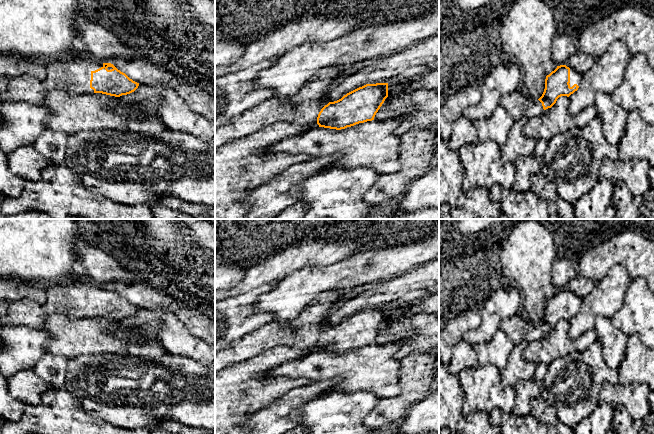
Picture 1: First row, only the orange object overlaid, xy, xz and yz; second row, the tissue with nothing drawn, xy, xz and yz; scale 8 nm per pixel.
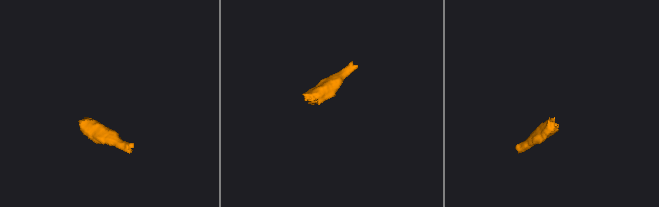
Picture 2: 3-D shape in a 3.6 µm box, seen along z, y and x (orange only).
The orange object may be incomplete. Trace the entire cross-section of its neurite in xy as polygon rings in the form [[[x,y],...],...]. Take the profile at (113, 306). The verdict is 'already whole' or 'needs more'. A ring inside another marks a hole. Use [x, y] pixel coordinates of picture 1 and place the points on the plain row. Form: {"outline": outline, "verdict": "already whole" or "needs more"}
{"outline": [[[86,278],[46,285],[41,290],[46,296],[43,304],[29,298],[10,301],[1,324],[43,329],[45,319],[53,312],[78,319],[102,317],[120,321],[139,310],[113,288],[98,286]]], "verdict": "needs more"}

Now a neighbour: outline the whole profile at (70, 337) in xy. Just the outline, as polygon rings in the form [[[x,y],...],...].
[[[53,312],[45,319],[43,329],[45,329],[50,339],[46,344],[47,353],[62,355],[74,358],[79,355],[100,355],[109,354],[121,357],[137,357],[151,363],[153,360],[167,355],[168,353],[157,340],[159,328],[162,327],[160,321],[152,321],[139,328],[125,337],[115,334],[120,330],[118,321],[102,317],[93,318],[73,318],[62,312]]]

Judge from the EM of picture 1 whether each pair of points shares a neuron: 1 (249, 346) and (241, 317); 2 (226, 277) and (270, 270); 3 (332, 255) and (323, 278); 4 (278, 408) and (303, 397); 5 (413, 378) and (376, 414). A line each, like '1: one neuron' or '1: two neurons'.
1: two neurons
2: two neurons
3: two neurons
4: one neuron
5: one neuron

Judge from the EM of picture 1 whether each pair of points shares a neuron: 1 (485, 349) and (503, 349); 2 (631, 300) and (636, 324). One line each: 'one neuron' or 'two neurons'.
1: one neuron
2: one neuron

